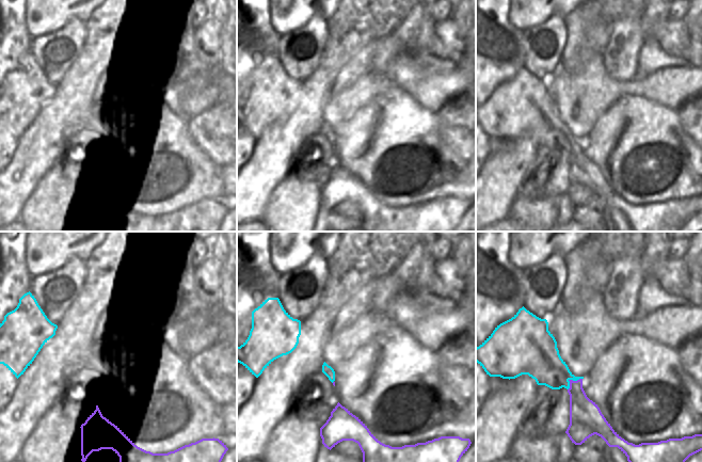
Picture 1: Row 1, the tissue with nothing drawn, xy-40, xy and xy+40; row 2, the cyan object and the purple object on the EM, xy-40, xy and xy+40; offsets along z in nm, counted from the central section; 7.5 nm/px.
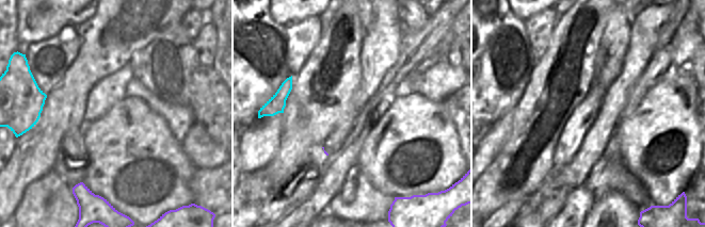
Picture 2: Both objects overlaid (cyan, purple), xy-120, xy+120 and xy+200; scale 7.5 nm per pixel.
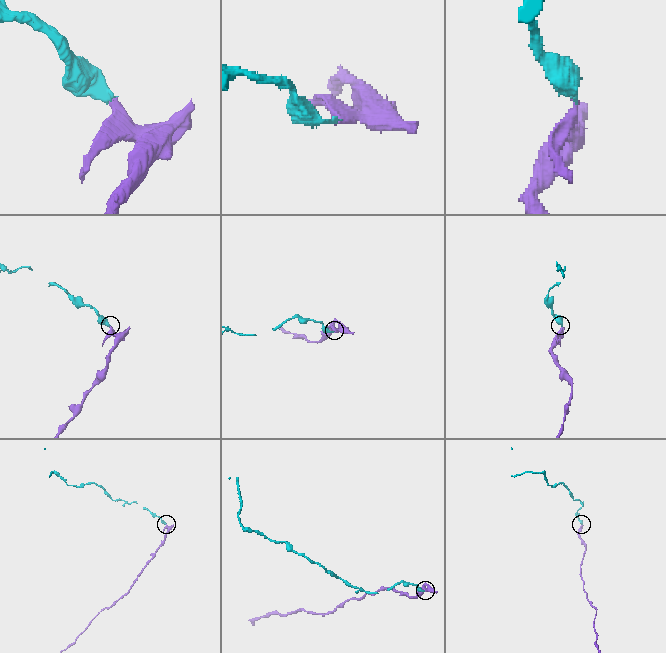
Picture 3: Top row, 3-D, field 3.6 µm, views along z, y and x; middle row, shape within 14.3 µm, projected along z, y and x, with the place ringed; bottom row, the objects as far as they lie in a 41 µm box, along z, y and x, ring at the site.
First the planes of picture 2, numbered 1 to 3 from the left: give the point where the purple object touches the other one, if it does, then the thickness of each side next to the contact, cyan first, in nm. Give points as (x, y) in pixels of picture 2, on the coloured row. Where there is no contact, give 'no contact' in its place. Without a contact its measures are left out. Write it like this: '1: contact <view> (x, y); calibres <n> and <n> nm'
1: no contact
2: no contact
3: no contact

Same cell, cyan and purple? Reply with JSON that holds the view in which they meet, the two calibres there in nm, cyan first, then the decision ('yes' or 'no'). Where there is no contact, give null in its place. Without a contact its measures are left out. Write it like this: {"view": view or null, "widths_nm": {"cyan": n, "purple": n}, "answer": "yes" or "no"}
{"view": "xy+40", "widths_nm": {"cyan": 280, "purple": 200}, "answer": "no"}

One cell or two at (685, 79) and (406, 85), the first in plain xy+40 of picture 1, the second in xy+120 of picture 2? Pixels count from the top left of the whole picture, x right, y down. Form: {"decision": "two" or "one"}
{"decision": "one"}

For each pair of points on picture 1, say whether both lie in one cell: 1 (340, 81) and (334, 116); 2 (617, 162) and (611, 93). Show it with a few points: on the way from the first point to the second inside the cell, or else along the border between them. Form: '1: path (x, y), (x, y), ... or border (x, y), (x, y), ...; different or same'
1: border (360, 78), (339, 92), (332, 91); different
2: border (636, 94), (622, 95), (595, 122); different

